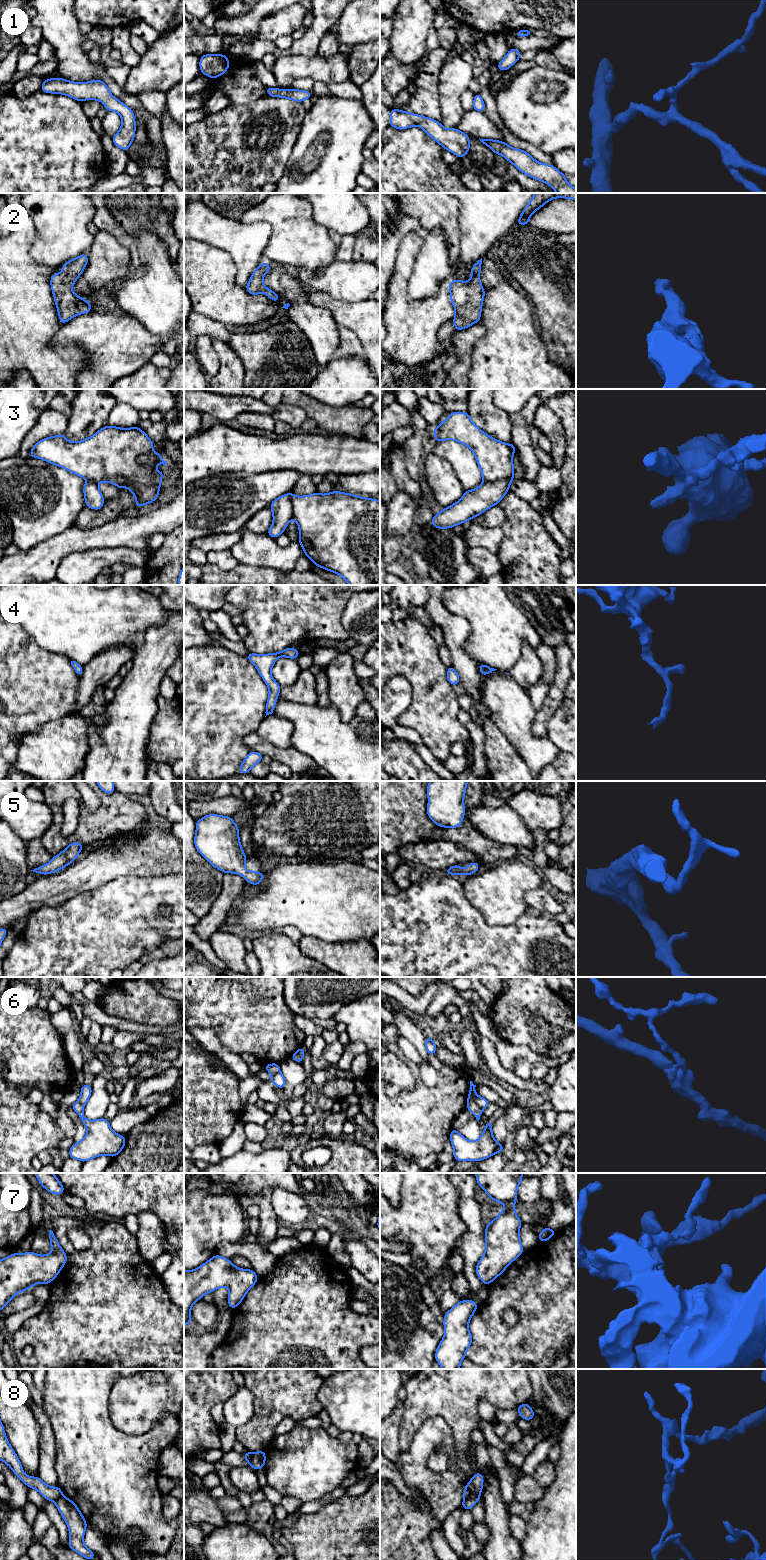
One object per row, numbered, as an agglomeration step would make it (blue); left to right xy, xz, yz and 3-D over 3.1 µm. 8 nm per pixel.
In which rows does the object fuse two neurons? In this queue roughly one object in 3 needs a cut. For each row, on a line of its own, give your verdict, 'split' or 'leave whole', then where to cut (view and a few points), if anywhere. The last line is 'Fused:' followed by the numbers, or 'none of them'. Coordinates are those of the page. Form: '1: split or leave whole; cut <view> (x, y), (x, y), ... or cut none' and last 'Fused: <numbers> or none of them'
1: leave whole; cut none
2: leave whole; cut none
3: split; cut yz (513, 476), (507, 479), (484, 482)
4: leave whole; cut none
5: leave whole; cut none
6: split; cut yz (469, 1095), (482, 1109)
7: leave whole; cut none
8: split; cut yz (479, 1494), (464, 1499)
Fused: 3, 6, 8

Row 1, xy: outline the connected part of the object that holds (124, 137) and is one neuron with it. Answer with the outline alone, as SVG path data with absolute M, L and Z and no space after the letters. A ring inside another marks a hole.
M61 77L45 79L41 91L52 94L64 94L79 102L97 100L105 104L104 110L118 113L122 126L112 137L118 148L128 151L135 137L136 121L133 110L114 97L101 79L90 82L72 82Z

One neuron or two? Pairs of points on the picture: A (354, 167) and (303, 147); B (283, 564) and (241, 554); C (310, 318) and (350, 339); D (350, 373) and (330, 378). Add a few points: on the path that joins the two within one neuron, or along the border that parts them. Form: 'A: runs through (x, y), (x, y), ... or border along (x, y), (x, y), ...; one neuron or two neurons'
A: runs through (337, 150), (333, 130), (326, 126), (318, 130); one neuron
B: runs through (273, 556), (270, 554), (251, 554); one neuron
C: border along (338, 325), (339, 345), (335, 356); two neurons
D: runs through (345, 377), (335, 378); one neuron

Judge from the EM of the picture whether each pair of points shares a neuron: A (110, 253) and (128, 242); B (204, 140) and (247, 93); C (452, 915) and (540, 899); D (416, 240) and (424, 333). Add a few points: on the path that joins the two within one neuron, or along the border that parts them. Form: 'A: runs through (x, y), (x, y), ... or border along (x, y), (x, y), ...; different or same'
A: border along (104, 231), (122, 244), (130, 257); different
B: border along (260, 98), (254, 101), (230, 104); different
C: border along (529, 906), (548, 911), (551, 914); different
D: runs through (404, 263), (401, 274), (401, 310); same

